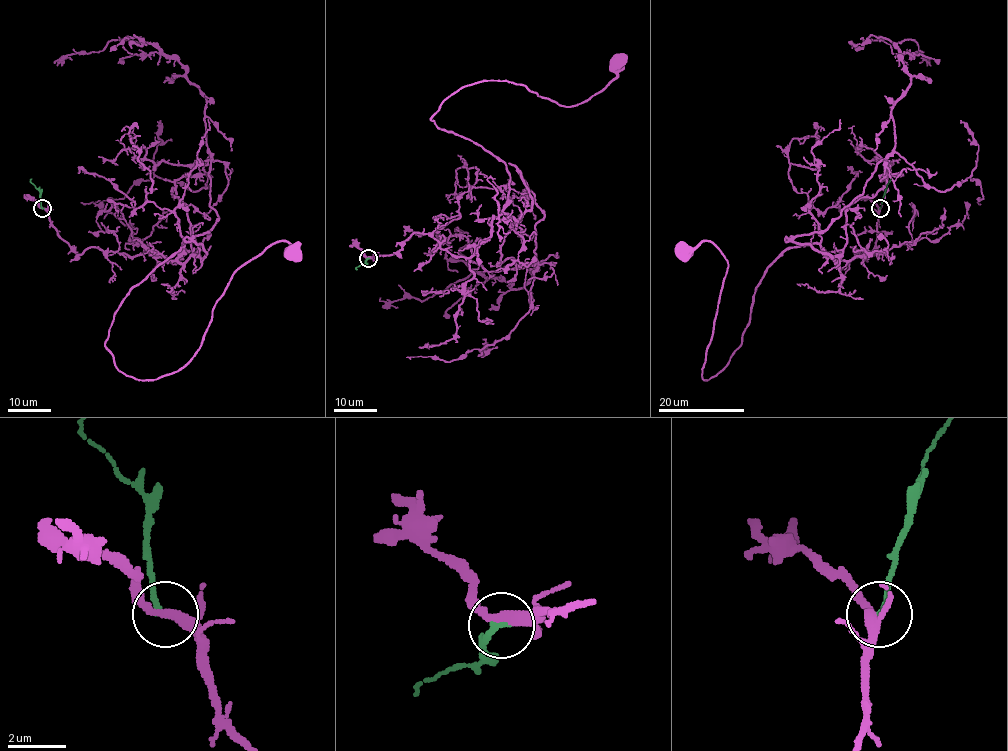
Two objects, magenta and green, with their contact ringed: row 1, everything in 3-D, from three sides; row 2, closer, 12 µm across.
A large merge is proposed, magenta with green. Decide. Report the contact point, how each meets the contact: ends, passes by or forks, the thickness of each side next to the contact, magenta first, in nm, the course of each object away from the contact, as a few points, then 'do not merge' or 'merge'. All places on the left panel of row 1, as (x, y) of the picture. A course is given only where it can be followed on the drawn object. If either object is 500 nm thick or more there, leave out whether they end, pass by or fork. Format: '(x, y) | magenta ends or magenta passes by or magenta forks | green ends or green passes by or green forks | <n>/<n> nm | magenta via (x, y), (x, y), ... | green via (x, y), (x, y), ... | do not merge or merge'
(42, 208) | magenta forks | green ends | 260/190 nm | magenta via (43, 208), (77, 255), (183, 244), (105, 342), (138, 380), (193, 356), (242, 265), (292, 252) | green via (43, 208), (39, 191), (31, 178) | merge

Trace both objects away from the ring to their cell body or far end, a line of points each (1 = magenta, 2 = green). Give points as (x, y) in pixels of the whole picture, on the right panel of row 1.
1: (880, 208), (875, 248), (854, 247), (878, 257), (787, 248), (708, 380), (727, 265), (710, 242), (683, 252)
2: (880, 208), (890, 178)

